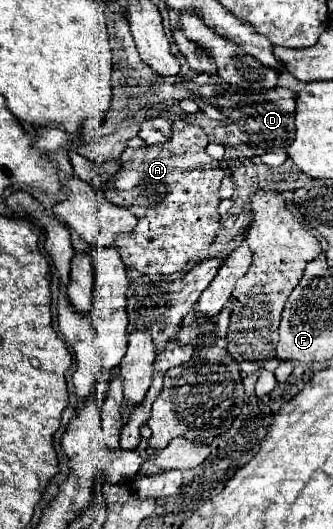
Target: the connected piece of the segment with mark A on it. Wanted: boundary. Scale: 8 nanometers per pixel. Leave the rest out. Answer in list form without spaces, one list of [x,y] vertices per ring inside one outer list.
[[[185,119],[173,123],[173,137],[167,143],[143,149],[125,149],[123,167],[109,181],[105,199],[129,209],[137,217],[131,237],[117,237],[115,245],[127,267],[139,273],[169,275],[181,271],[189,261],[207,255],[219,229],[219,185],[225,173],[219,161],[205,153],[207,133]]]

